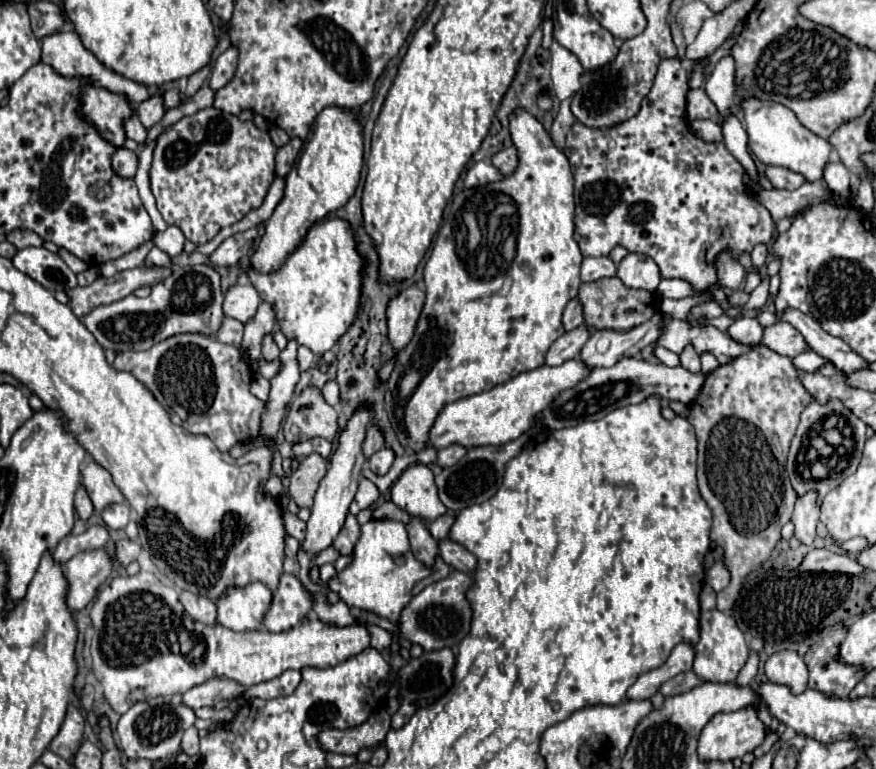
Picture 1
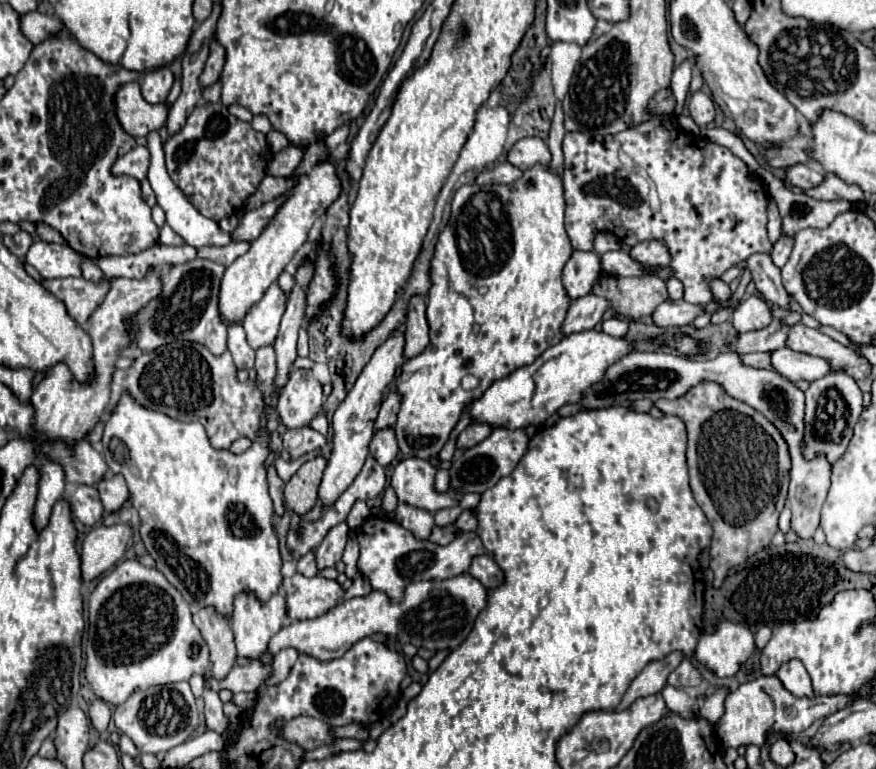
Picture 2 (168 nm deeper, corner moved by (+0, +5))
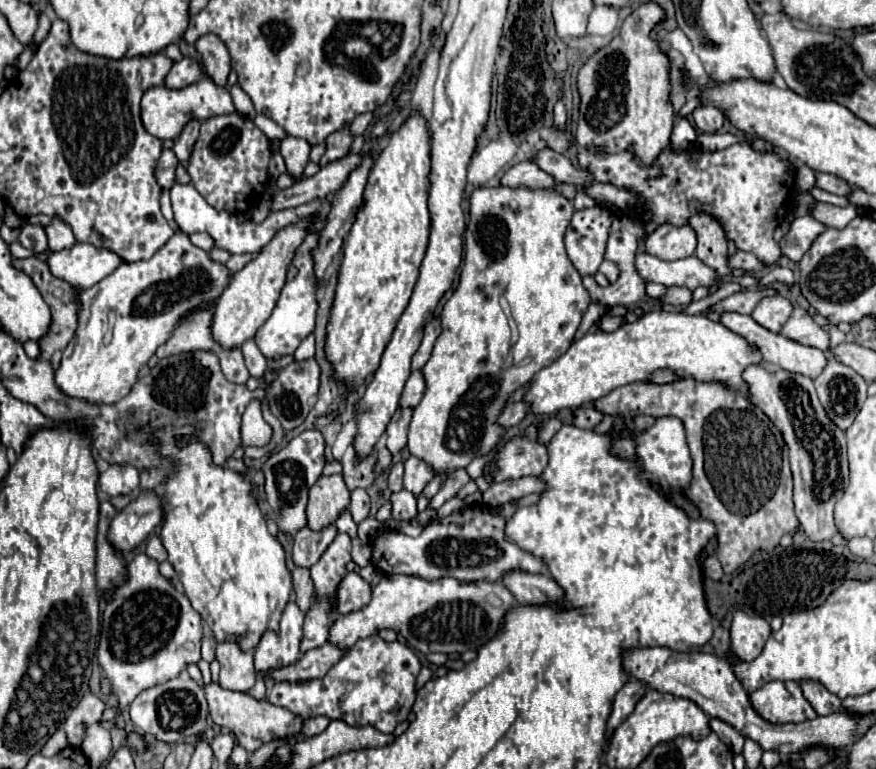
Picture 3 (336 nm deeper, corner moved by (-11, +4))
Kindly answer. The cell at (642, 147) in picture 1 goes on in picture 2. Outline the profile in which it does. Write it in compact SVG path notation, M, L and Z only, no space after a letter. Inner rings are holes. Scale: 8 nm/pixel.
M670 88L660 90L648 104L650 118L646 122L628 126L618 134L592 136L582 132L568 132L564 136L564 196L566 196L566 232L574 250L592 252L594 236L598 232L612 232L624 244L634 246L642 240L660 240L666 244L672 260L674 276L684 284L684 300L706 306L712 302L710 284L728 268L744 264L750 254L770 252L768 218L766 218L766 190L760 180L750 176L748 166L728 148L714 144L702 136L682 130L674 118L676 100ZM628 164L644 166L628 170ZM616 198L616 200L614 200Z

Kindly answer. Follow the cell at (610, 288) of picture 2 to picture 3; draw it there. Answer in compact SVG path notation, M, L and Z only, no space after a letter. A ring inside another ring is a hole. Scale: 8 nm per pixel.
M669 287L667 295L663 297L663 303L681 307L681 305L689 305L691 299L693 299L691 297L691 289L687 289L687 287Z

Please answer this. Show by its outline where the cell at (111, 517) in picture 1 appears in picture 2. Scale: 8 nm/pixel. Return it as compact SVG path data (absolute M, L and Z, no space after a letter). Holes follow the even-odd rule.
M108 476L102 482L98 482L98 492L100 492L100 500L104 504L104 510L108 514L118 512L124 502L128 500L128 488L126 482L122 480L122 476Z

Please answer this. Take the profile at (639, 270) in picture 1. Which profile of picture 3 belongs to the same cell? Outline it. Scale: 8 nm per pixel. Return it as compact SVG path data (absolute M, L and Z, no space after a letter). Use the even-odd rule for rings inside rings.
M663 223L645 239L647 253L663 261L685 259L695 253L695 245L697 245L697 235L691 225L677 227L671 223Z

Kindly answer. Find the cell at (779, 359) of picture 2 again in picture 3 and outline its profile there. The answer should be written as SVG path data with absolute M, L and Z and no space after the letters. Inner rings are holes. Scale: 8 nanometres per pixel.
M725 311L721 313L721 323L731 329L733 333L745 337L747 341L753 341L753 345L757 345L761 349L761 353L765 353L765 363L767 365L773 365L773 367L779 367L779 369L785 369L785 371L791 371L791 373L801 373L805 377L811 377L815 379L817 373L821 373L821 369L825 367L825 353L815 349L815 347L807 347L807 345L801 345L793 339L787 339L785 335L781 333L773 333L769 329L765 329L763 325L759 325L751 315L743 315L743 313L733 313L733 311Z

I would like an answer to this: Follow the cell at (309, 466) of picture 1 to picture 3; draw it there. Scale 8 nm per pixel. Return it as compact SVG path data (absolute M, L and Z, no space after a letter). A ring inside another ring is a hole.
M341 475L321 477L309 491L307 519L309 529L321 531L337 521L337 517L349 507L349 489Z

